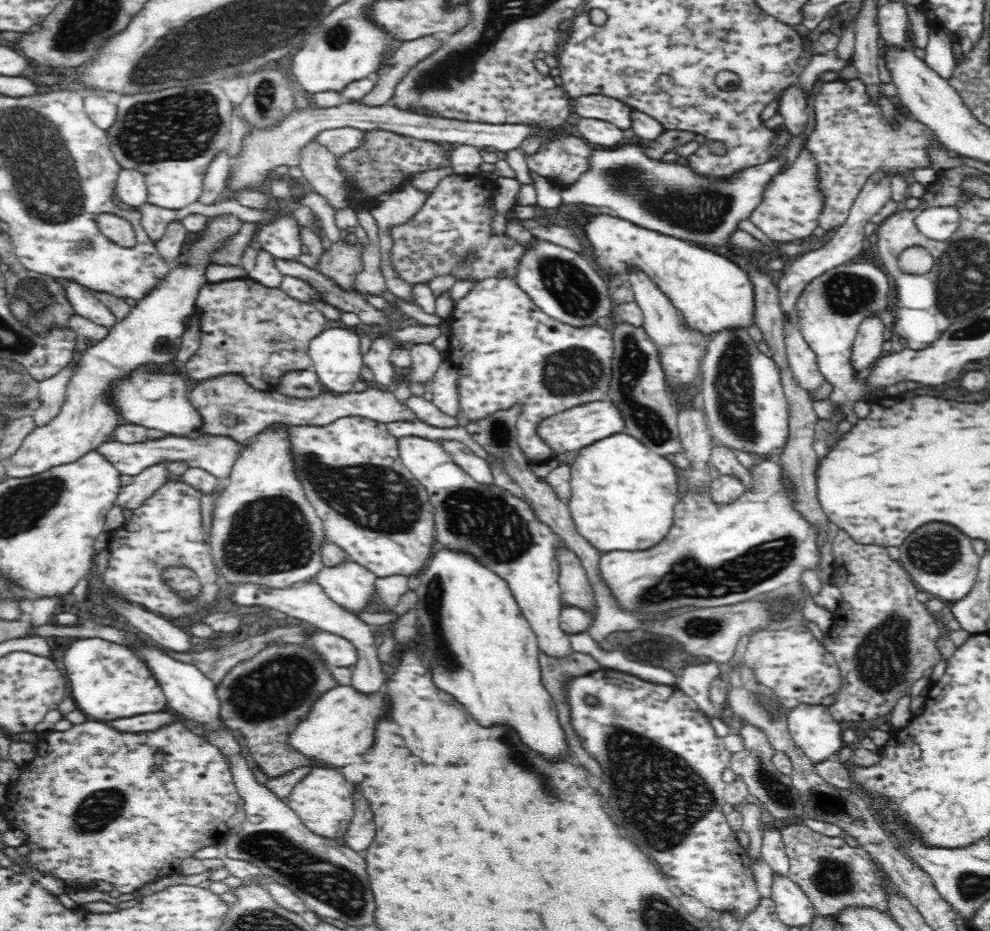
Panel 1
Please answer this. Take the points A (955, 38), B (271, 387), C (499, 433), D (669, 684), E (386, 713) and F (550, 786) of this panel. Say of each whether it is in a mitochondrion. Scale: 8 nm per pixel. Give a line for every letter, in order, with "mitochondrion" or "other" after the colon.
A: other
B: other
C: mitochondrion
D: other
E: other
F: mitochondrion

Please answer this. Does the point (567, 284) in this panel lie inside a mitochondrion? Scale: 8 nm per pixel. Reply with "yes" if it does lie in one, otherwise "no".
yes

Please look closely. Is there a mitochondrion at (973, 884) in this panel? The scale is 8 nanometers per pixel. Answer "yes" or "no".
yes

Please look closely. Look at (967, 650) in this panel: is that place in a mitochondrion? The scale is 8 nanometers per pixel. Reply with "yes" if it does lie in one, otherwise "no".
no

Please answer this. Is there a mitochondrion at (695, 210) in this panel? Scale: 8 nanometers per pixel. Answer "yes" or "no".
yes

